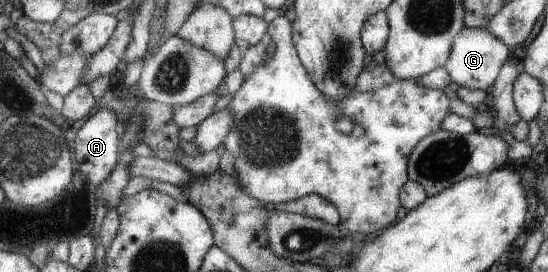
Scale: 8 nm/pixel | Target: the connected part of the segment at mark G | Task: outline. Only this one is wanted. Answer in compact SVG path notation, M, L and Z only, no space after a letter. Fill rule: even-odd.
M467 28L454 34L450 46L450 53L443 65L452 82L466 89L480 89L485 91L494 85L503 63L510 55L510 49L500 38L497 38L488 28Z

